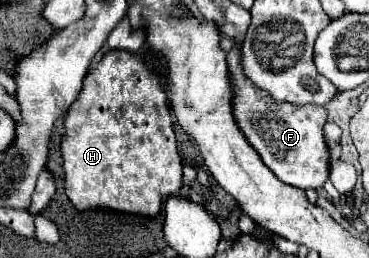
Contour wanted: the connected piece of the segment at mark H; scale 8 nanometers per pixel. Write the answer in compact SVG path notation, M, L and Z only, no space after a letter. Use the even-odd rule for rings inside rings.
M126 50L120 52L108 52L98 66L84 78L84 86L82 92L78 94L78 98L74 100L74 104L68 108L68 116L64 118L64 128L66 128L66 136L62 140L62 158L64 158L64 174L66 174L66 182L64 182L64 190L66 196L70 198L70 202L78 208L78 210L88 210L88 208L110 208L110 210L118 210L118 212L128 212L128 214L136 214L142 218L156 218L162 202L172 196L178 194L182 188L182 160L178 156L178 146L176 146L176 134L174 134L174 124L170 118L170 110L166 104L166 92L162 90L160 82L156 80L156 76L146 68L146 64L138 58L132 56Z

